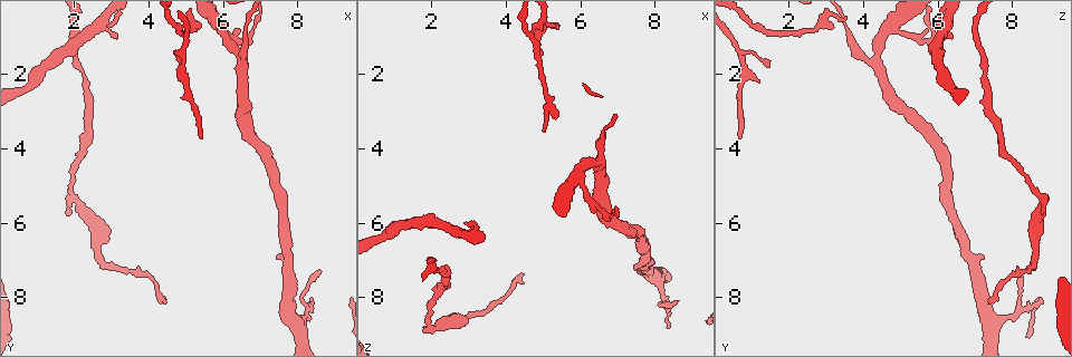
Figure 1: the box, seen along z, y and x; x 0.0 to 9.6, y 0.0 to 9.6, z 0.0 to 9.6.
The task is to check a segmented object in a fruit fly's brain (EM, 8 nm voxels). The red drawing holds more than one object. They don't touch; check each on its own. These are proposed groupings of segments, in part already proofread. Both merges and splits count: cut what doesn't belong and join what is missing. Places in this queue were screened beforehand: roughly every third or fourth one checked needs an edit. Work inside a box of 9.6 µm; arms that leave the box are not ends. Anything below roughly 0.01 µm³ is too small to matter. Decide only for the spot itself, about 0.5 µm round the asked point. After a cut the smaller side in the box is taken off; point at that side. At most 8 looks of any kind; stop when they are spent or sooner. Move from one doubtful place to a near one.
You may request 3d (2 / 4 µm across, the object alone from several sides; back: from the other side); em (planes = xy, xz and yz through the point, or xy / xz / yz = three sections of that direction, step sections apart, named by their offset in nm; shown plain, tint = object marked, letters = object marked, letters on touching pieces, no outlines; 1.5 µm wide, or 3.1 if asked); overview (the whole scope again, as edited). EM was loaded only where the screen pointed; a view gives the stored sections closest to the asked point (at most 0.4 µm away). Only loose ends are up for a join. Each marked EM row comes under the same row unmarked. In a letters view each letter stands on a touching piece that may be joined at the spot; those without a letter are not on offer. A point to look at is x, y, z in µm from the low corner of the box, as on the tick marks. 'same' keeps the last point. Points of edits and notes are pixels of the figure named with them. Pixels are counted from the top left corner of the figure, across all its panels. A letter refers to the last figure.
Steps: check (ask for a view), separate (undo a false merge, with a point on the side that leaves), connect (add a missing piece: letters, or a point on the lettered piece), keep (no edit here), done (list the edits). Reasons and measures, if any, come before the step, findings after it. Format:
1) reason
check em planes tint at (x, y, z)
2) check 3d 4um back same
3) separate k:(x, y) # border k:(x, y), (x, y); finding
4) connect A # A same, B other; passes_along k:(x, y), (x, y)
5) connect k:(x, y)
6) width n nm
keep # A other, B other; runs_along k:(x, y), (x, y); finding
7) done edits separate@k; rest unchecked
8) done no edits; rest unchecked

end of a long branch
check em xz step 8 tint at (4.50, 8.15, 7.40)

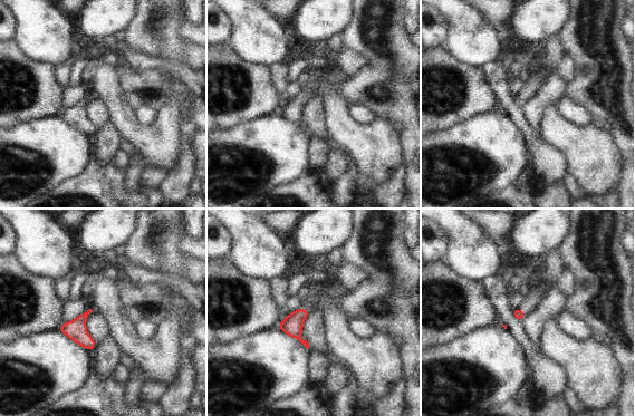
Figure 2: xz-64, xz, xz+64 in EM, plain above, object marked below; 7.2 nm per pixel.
another direction
check em planes letters same

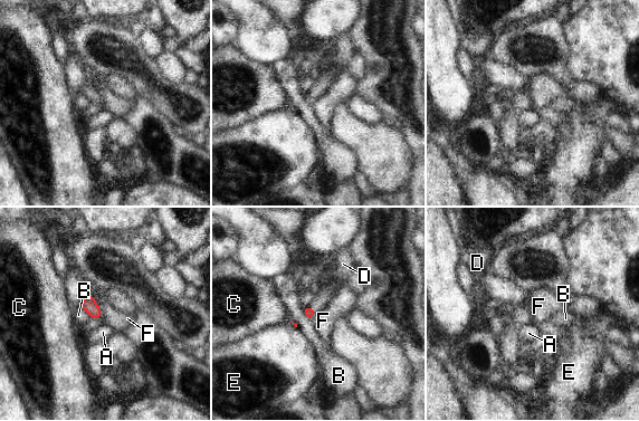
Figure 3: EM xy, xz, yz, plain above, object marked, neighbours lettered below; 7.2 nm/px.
connect D # A other, B other, C other, D same, E other, F other; passes_along 3:(310, 313), (312, 308), (322, 296); it goes on there

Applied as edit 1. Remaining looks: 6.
check overview

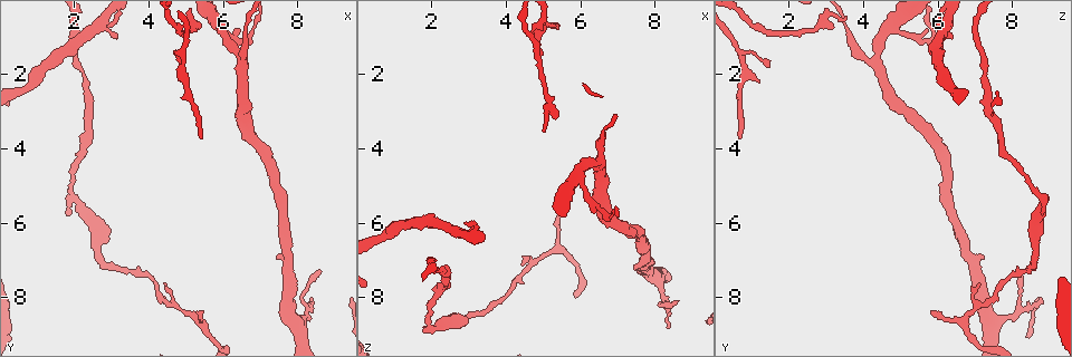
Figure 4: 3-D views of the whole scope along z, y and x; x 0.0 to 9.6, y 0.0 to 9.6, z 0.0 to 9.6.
branch stops here
check em planes letters at (5.45, 8.45, 5.80)

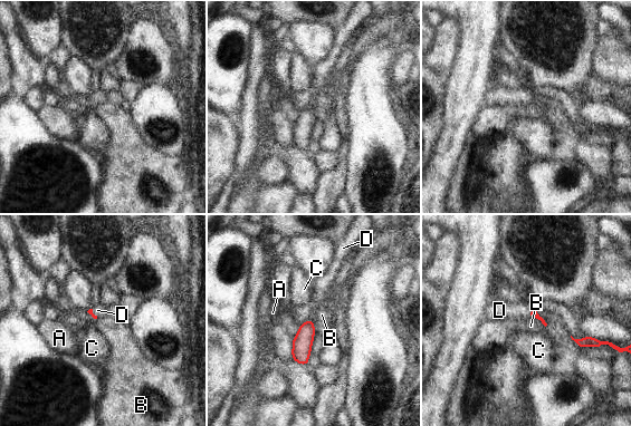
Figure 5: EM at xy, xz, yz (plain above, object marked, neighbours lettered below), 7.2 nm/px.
longest_contact B 140 nm
connect D # A other, B other, C other, D same; passes_along 5:(533, 313), (531, 312), (499, 310); the neuron continues

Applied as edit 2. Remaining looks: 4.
redraw
check overview

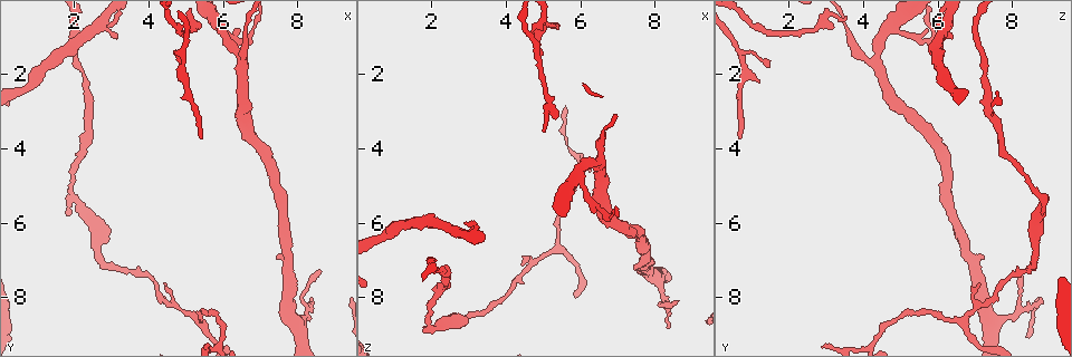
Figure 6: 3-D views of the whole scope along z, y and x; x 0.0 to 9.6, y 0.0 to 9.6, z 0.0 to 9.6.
thick turns thin
check 3d 2um at (8.15, 8.45, 8.15)

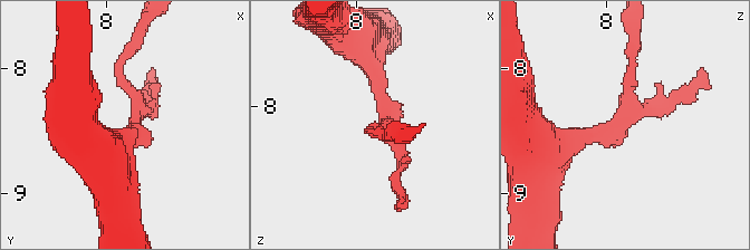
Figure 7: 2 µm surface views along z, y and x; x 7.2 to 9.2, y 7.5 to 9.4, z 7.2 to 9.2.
need the tissue
check em planes letters at (8.24, 8.38, 8.12)

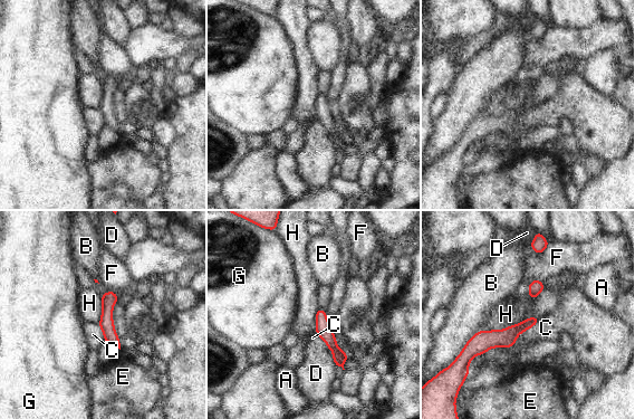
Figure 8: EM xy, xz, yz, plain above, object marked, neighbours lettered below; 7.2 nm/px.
width 90 nm
keep # A other, B other, C other, D other, E other, F other, G other, H other; border 8:(539, 317), (481, 331); one neuron here

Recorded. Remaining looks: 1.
done edits connect@3, connect@5; rest unchecked

